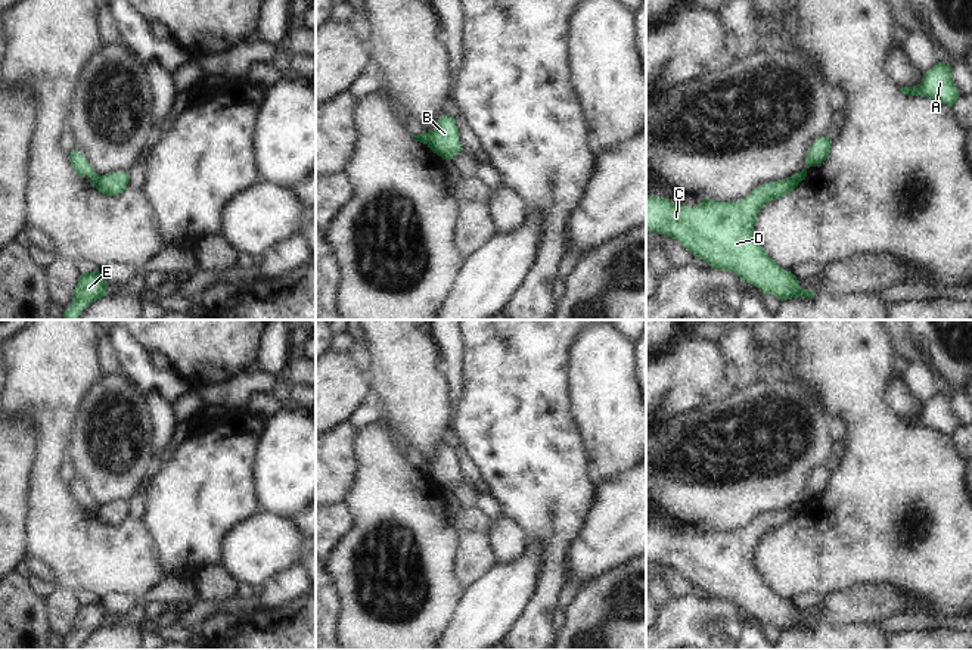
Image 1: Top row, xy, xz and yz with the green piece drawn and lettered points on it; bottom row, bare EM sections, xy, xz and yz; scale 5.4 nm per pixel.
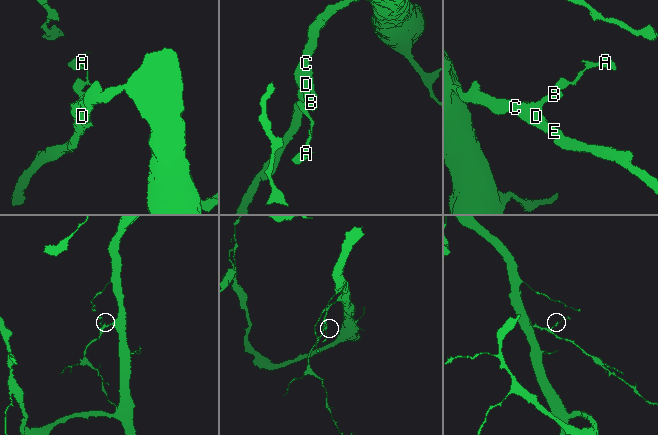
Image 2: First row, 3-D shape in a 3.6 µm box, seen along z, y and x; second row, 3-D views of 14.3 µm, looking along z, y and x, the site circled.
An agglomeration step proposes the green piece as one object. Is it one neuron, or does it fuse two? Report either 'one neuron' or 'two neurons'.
two neurons

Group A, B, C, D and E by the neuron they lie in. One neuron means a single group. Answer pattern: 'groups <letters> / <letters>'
groups A / B C D E

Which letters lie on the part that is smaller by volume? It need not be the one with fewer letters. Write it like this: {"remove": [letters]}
{"remove": ["A"]}

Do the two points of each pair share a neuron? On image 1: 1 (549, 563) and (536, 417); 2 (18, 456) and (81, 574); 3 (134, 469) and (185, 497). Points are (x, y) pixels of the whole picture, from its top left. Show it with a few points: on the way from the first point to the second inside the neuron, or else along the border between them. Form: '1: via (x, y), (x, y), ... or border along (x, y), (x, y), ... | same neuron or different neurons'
1: via (549, 526), (549, 497), (536, 470), (536, 454) | same neuron
2: border along (36, 441), (25, 509) | different neurons
3: border along (157, 463), (139, 490) | different neurons

